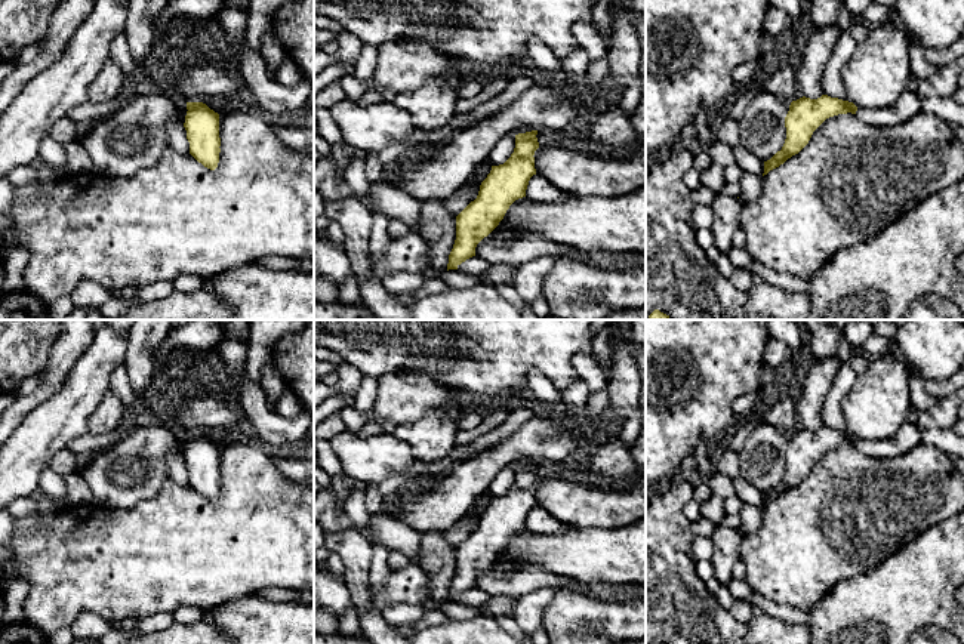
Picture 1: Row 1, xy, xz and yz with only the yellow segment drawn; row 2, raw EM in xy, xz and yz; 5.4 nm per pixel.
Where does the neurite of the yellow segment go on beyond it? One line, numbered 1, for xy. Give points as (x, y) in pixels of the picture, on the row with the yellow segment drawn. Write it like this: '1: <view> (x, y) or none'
1: none

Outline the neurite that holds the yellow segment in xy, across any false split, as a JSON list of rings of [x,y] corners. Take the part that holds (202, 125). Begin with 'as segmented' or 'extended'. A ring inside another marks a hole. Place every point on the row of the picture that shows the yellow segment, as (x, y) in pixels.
as segmented; [[[187,102],[184,127],[190,154],[204,167],[215,170],[219,163],[219,114],[203,102]]]

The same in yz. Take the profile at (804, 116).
as segmented; [[[822,95],[817,99],[800,98],[792,101],[785,117],[786,139],[780,151],[764,161],[764,175],[798,154],[810,141],[813,132],[829,117],[838,114],[856,114],[853,102]]]

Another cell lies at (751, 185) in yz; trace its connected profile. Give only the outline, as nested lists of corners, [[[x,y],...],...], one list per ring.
[[[743,170],[739,181],[739,188],[740,195],[737,200],[742,203],[742,206],[746,206],[763,194],[763,176]]]

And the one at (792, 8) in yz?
[[[769,0],[771,6],[776,6],[786,12],[791,19],[797,24],[803,15],[801,0]]]

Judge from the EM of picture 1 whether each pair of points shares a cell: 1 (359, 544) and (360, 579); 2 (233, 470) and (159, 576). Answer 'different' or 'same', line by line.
1: same
2: same

